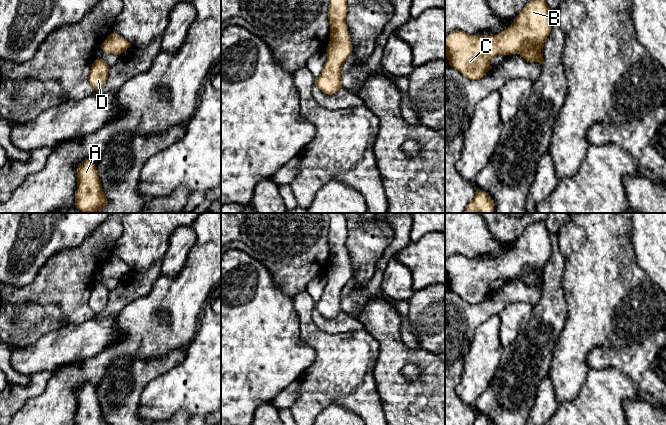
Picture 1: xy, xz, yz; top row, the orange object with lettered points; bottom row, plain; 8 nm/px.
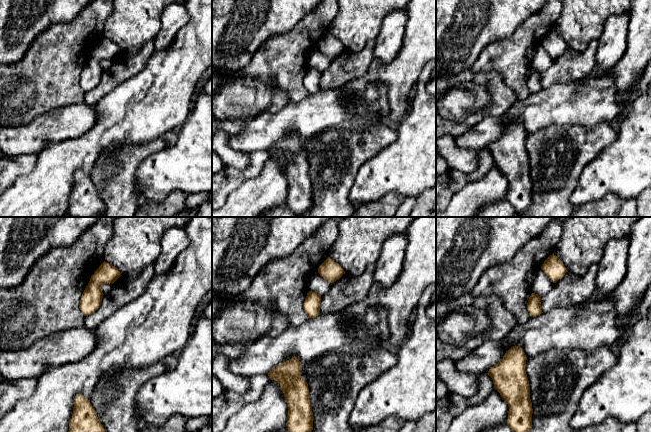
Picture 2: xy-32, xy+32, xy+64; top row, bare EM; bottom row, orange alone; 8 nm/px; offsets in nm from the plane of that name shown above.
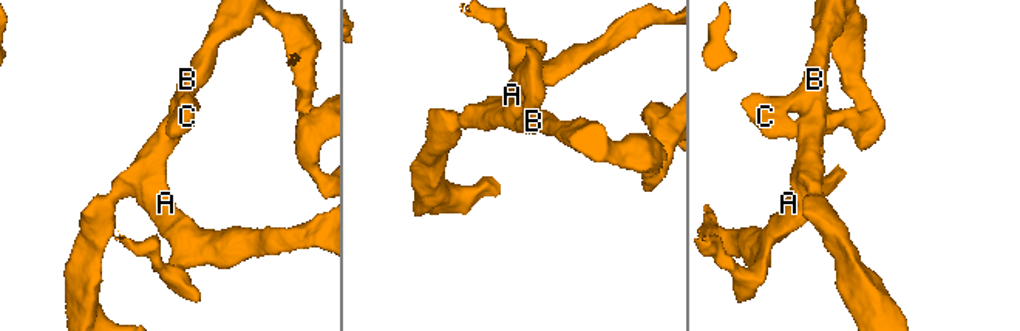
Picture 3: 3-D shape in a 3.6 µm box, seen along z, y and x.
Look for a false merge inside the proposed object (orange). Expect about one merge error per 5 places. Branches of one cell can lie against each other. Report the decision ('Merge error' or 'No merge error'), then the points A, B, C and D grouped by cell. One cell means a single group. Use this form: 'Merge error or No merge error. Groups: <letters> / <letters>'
No merge error. Groups: A B C D

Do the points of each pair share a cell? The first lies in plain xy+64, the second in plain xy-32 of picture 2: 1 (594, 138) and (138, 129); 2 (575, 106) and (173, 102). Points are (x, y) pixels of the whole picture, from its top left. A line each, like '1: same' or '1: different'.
1: different
2: different

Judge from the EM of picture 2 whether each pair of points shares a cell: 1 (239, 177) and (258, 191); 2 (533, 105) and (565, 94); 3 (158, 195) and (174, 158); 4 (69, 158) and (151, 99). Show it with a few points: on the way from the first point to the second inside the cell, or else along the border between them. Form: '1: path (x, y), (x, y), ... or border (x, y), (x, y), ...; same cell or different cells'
1: border (263, 166), (257, 175), (245, 179), (227, 196); different cells
2: path (541, 105), (554, 105), (557, 102); same cell
3: path (158, 186), (158, 179), (170, 167); same cell
4: path (89, 146), (108, 132), (125, 115), (131, 114); same cell

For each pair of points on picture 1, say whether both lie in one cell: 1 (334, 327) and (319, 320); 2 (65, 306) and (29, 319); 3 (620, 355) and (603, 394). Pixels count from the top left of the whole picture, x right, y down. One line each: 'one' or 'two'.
1: one
2: one
3: two

